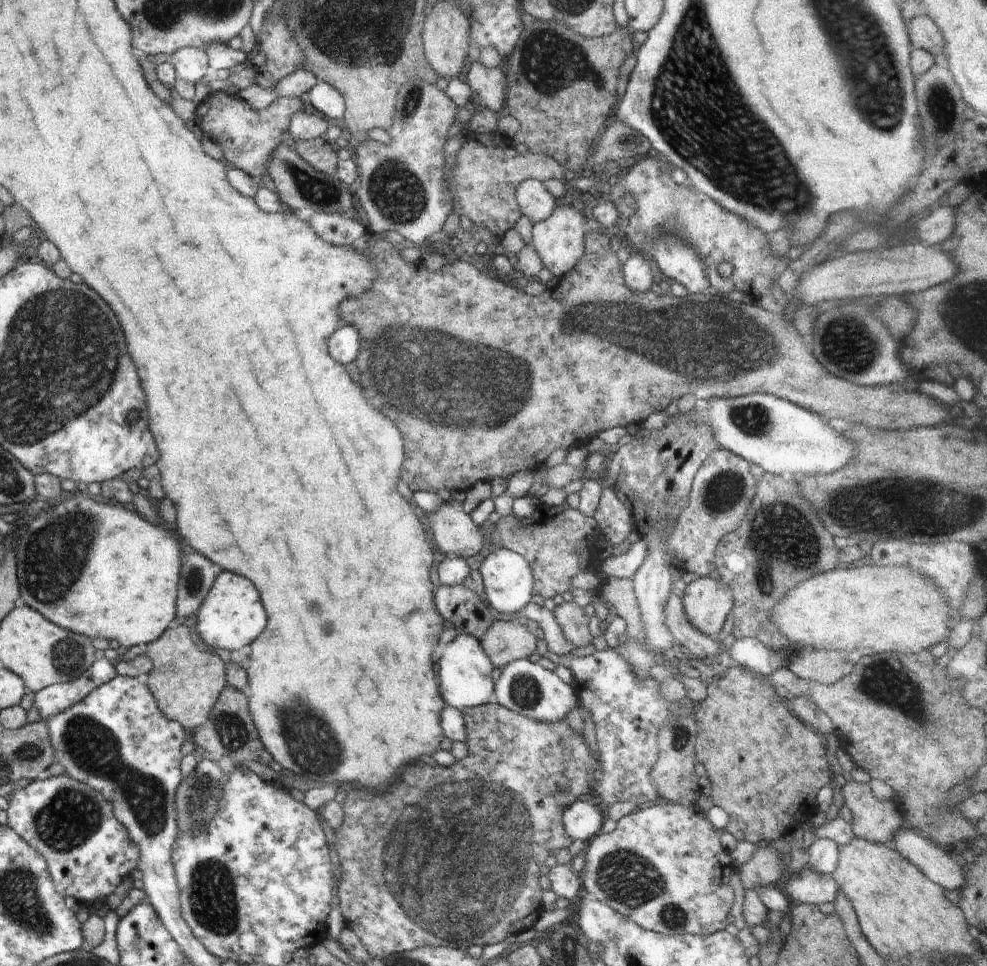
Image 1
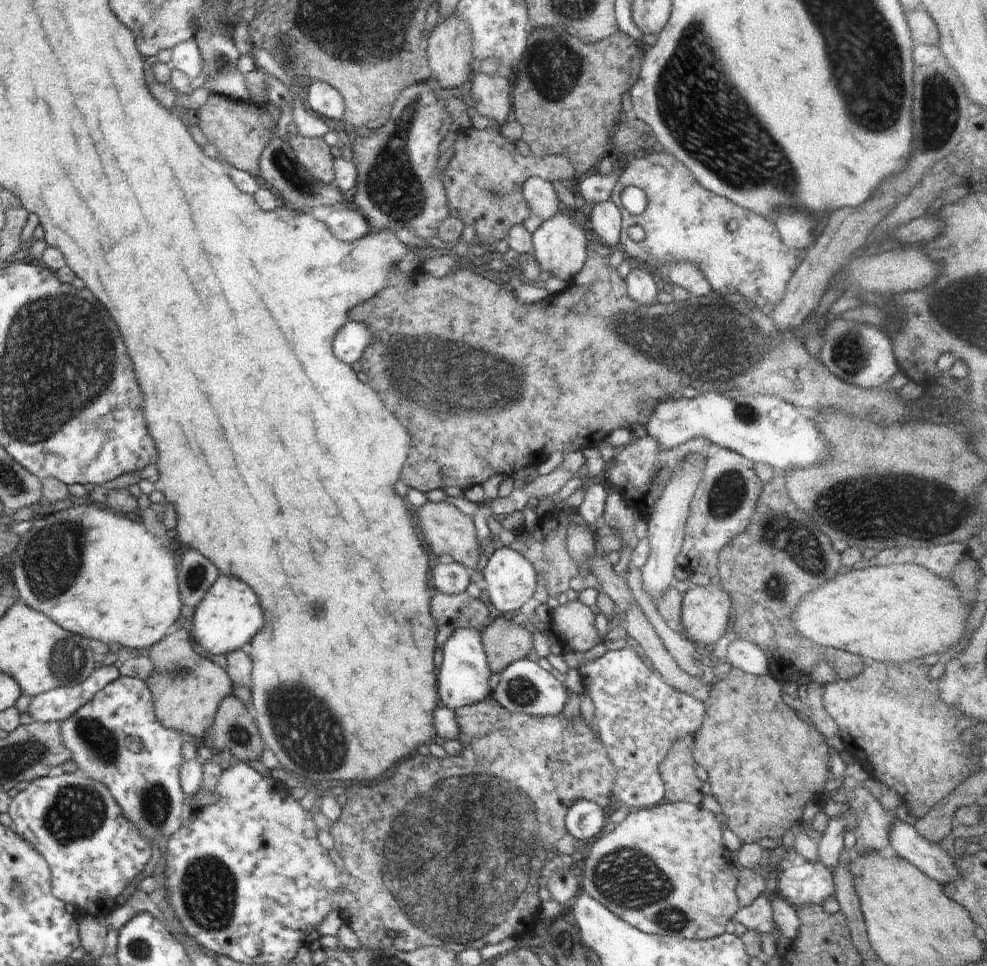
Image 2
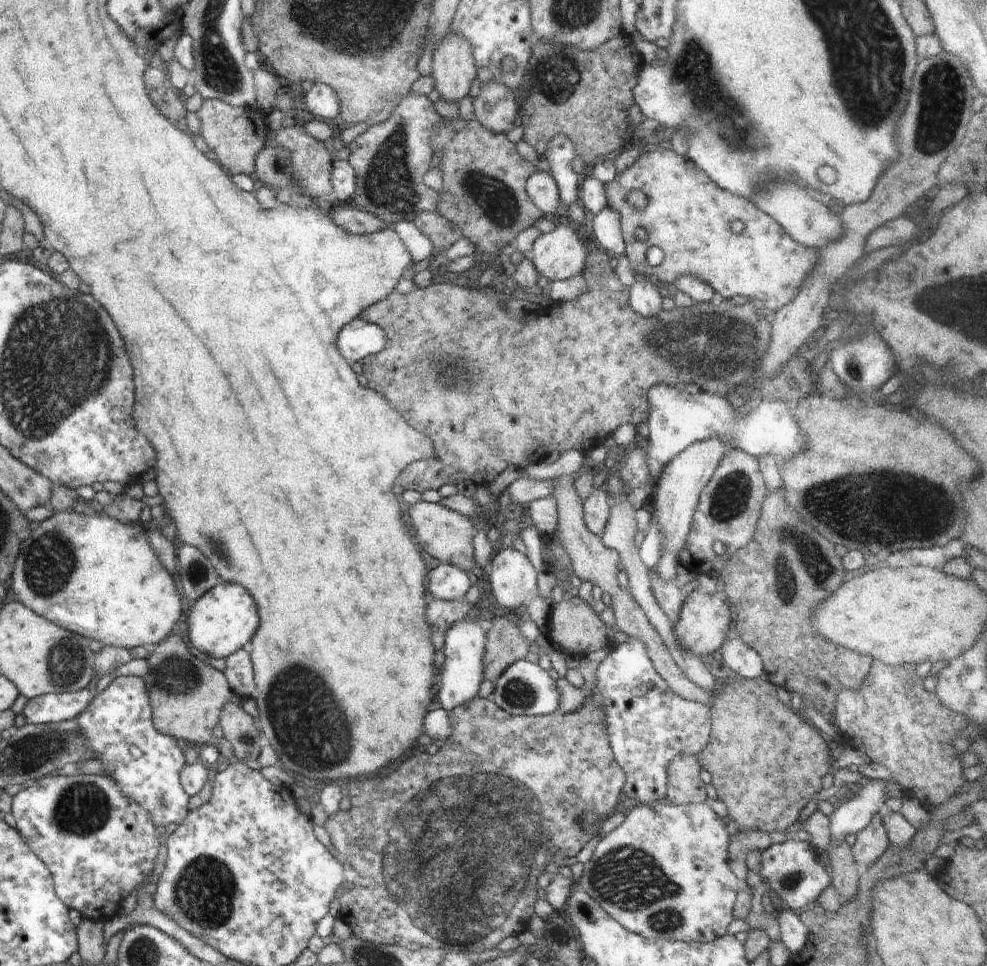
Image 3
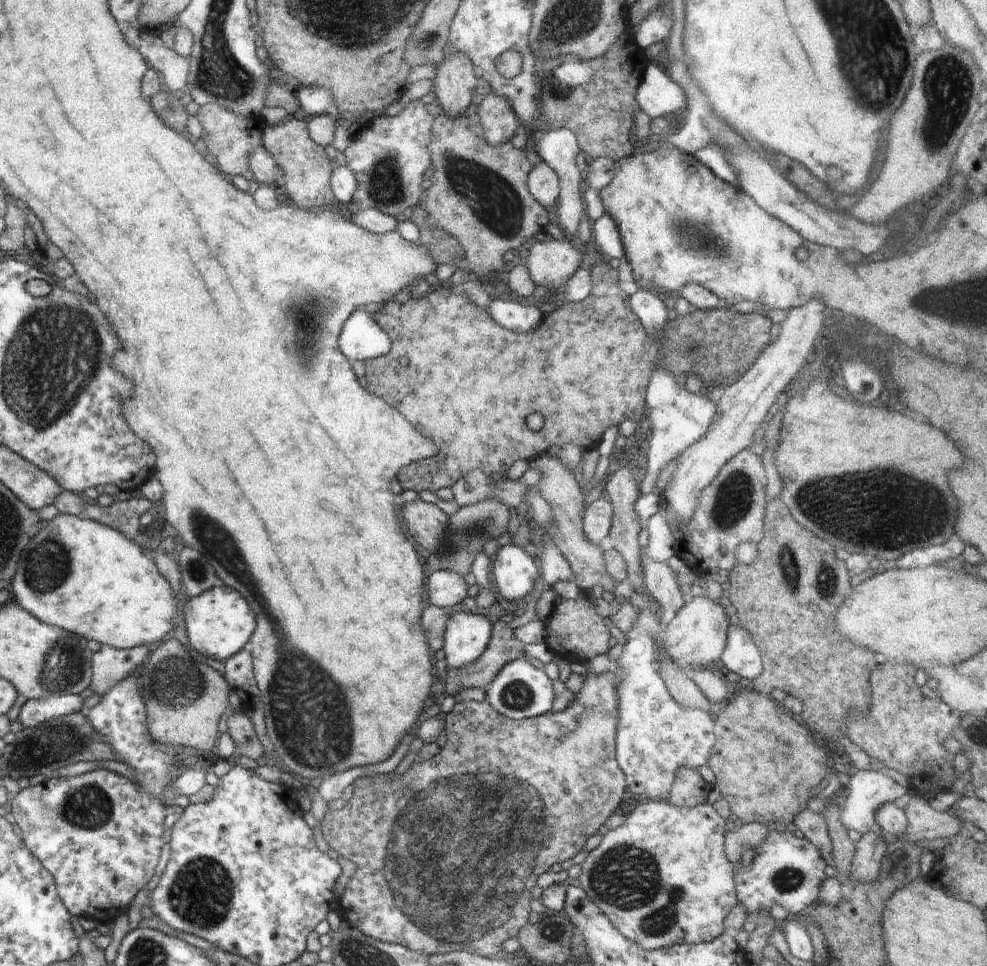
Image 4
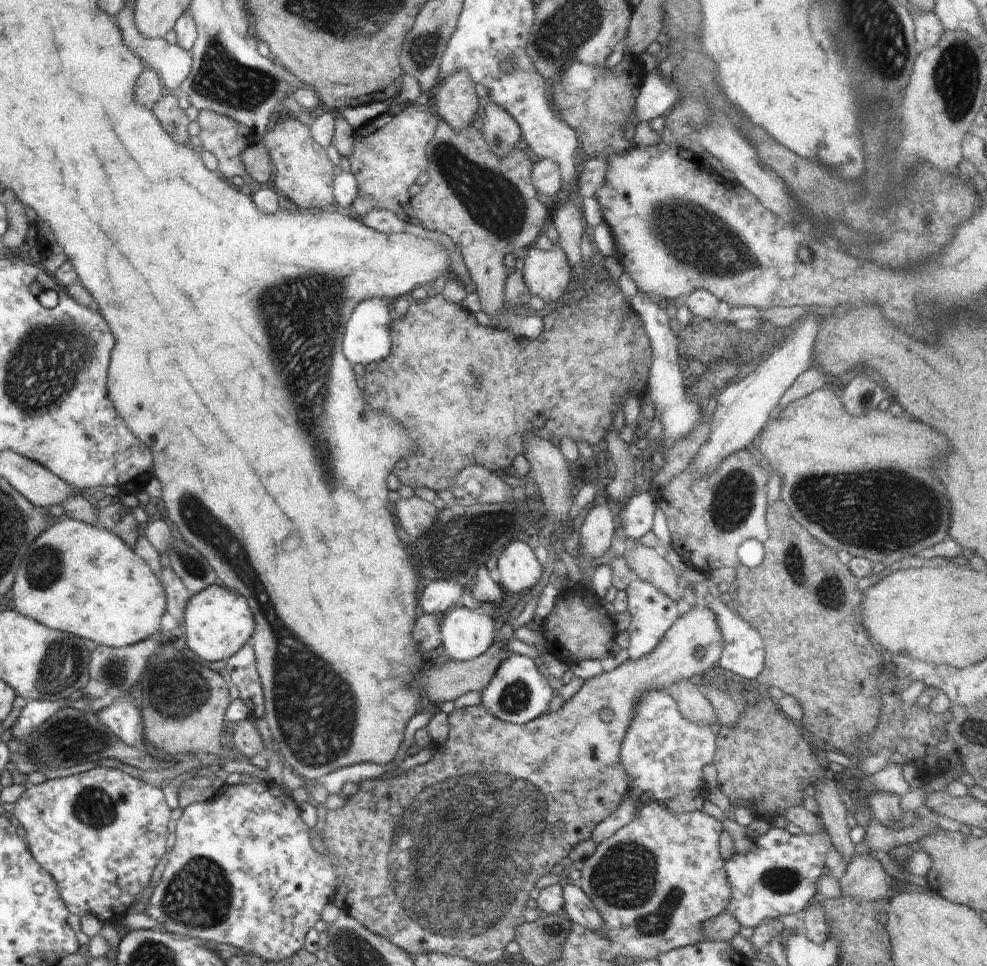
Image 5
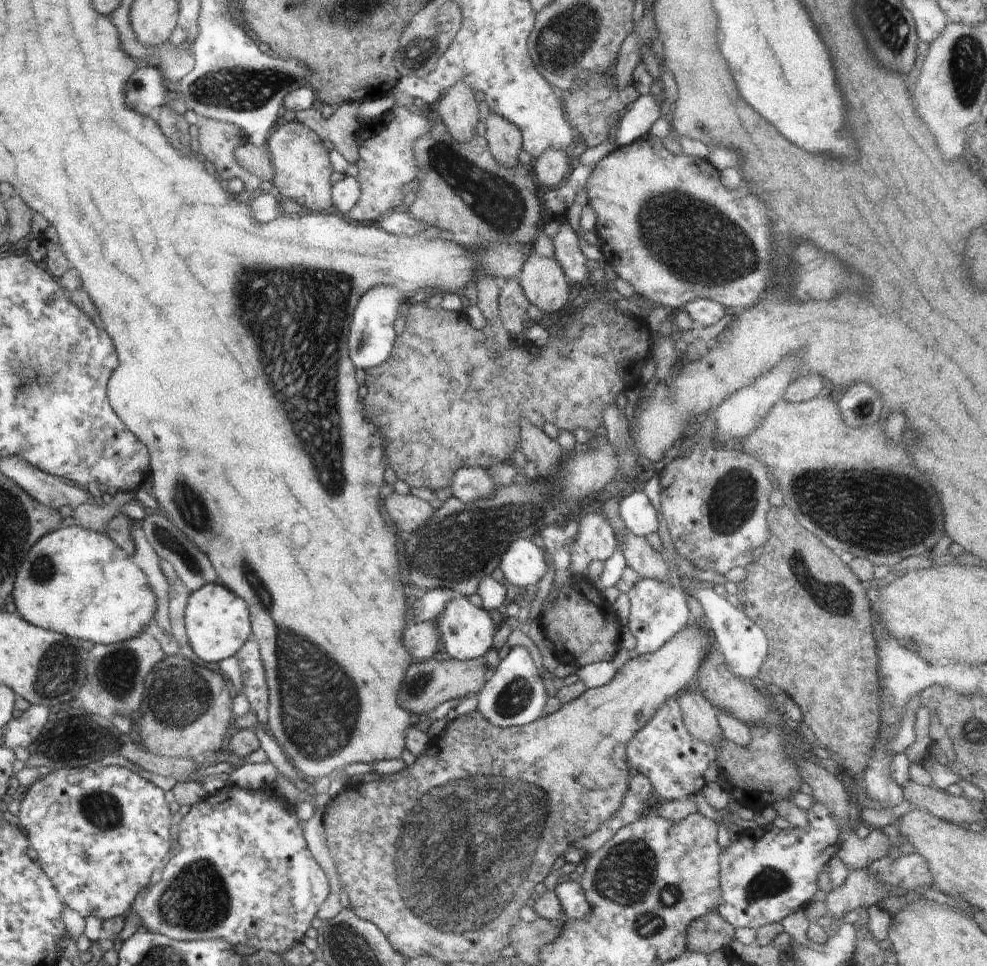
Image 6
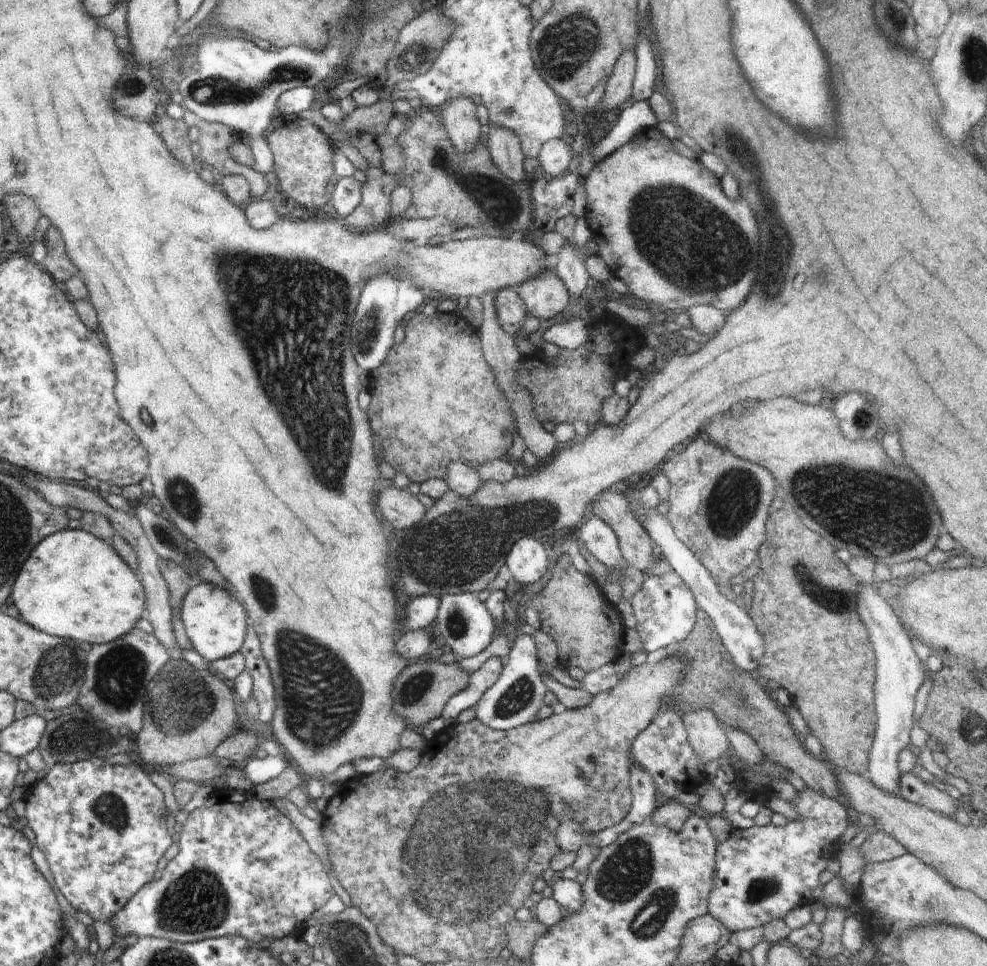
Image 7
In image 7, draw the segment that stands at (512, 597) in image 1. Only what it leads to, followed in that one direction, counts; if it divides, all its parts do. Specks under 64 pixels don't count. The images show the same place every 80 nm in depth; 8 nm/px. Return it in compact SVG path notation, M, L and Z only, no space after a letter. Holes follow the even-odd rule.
M531 536L519 538L511 546L505 564L521 587L540 581L544 574L550 573L552 566L548 549Z

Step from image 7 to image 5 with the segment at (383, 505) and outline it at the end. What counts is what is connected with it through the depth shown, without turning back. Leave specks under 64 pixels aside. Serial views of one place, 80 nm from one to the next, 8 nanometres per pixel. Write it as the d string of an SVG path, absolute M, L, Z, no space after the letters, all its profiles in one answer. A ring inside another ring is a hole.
M418 497L400 498L396 502L396 516L404 532L412 538L419 539L435 523L439 509L429 501Z

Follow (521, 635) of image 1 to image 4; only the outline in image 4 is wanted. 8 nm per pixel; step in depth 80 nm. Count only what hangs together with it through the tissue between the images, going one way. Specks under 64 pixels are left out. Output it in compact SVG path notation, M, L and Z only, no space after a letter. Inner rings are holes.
M500 618L493 624L486 650L473 663L460 669L448 667L447 680L444 680L445 694L456 695L461 689L471 687L486 690L507 662L524 655L523 644L506 623L506 618Z

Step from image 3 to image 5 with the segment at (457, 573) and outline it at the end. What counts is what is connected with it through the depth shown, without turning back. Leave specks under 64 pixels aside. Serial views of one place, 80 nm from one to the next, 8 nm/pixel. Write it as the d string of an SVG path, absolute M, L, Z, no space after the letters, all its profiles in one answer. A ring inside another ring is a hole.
M435 580L422 589L420 594L420 608L424 613L442 616L454 604L460 603L461 594L464 592L456 581Z

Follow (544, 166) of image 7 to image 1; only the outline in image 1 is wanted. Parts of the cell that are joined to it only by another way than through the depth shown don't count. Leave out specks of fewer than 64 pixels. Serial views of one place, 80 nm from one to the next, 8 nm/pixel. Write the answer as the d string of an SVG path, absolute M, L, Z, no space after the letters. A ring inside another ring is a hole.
M524 179L515 192L522 214L533 223L547 219L556 208L556 199L546 189L542 181Z

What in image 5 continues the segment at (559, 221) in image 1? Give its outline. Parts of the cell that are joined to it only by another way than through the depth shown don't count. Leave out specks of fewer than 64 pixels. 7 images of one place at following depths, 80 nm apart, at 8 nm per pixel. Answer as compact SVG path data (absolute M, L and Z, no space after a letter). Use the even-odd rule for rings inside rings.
M534 244L523 252L523 254L525 255L525 263L521 274L532 296L538 296L544 302L551 303L560 300L564 294L569 292L574 276L562 249L555 246L549 251L542 251Z

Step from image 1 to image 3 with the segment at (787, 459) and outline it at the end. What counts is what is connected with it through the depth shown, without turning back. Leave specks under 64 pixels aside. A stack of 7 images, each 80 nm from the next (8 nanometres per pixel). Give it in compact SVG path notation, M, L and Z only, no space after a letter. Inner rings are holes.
M656 384L650 394L650 416L648 417L648 446L645 450L649 470L649 481L629 492L628 500L639 509L655 492L655 483L664 472L667 464L678 456L687 446L709 438L721 438L730 443L732 448L743 450L752 456L772 453L775 457L786 458L790 454L800 452L802 434L792 409L784 402L762 402L757 404L746 415L740 415L728 398L714 393L701 391L696 394L686 394L674 386Z

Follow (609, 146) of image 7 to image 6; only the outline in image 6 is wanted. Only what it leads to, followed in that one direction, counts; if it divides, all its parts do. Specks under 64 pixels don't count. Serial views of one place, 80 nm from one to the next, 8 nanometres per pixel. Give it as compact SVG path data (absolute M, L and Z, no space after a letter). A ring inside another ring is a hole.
M660 91L639 96L621 118L620 139L614 139L614 144L629 144L641 134L647 134L660 117Z

